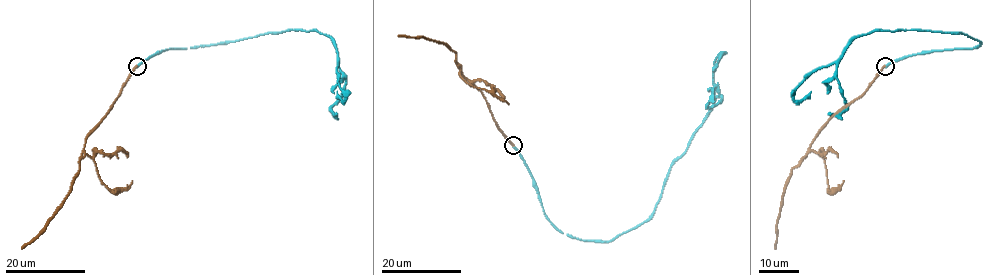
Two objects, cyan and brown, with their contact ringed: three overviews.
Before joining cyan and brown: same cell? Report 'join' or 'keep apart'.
keep apart

